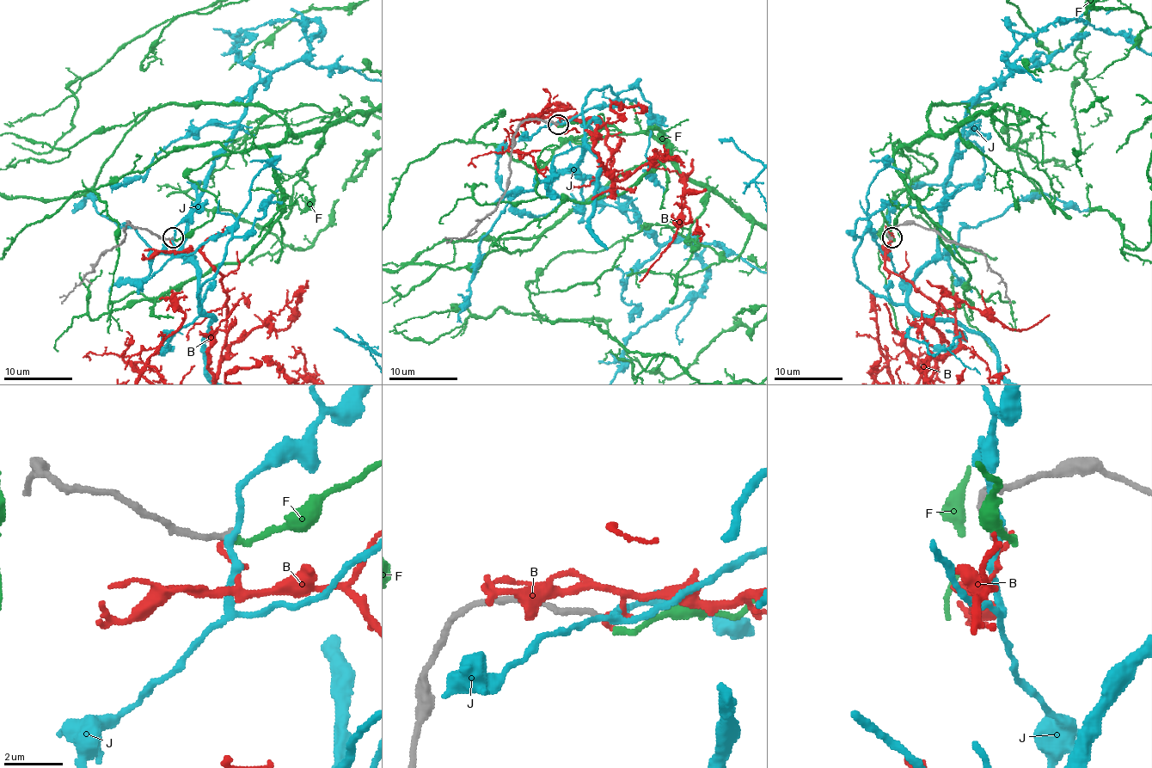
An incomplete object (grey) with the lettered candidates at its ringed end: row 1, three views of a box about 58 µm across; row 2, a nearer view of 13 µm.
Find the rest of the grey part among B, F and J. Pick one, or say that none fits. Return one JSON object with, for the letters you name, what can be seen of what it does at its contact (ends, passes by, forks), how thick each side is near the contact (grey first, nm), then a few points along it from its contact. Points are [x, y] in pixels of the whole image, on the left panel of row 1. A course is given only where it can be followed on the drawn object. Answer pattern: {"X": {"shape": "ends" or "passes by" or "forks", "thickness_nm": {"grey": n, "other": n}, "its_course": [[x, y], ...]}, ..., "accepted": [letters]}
{"accepted": []}

